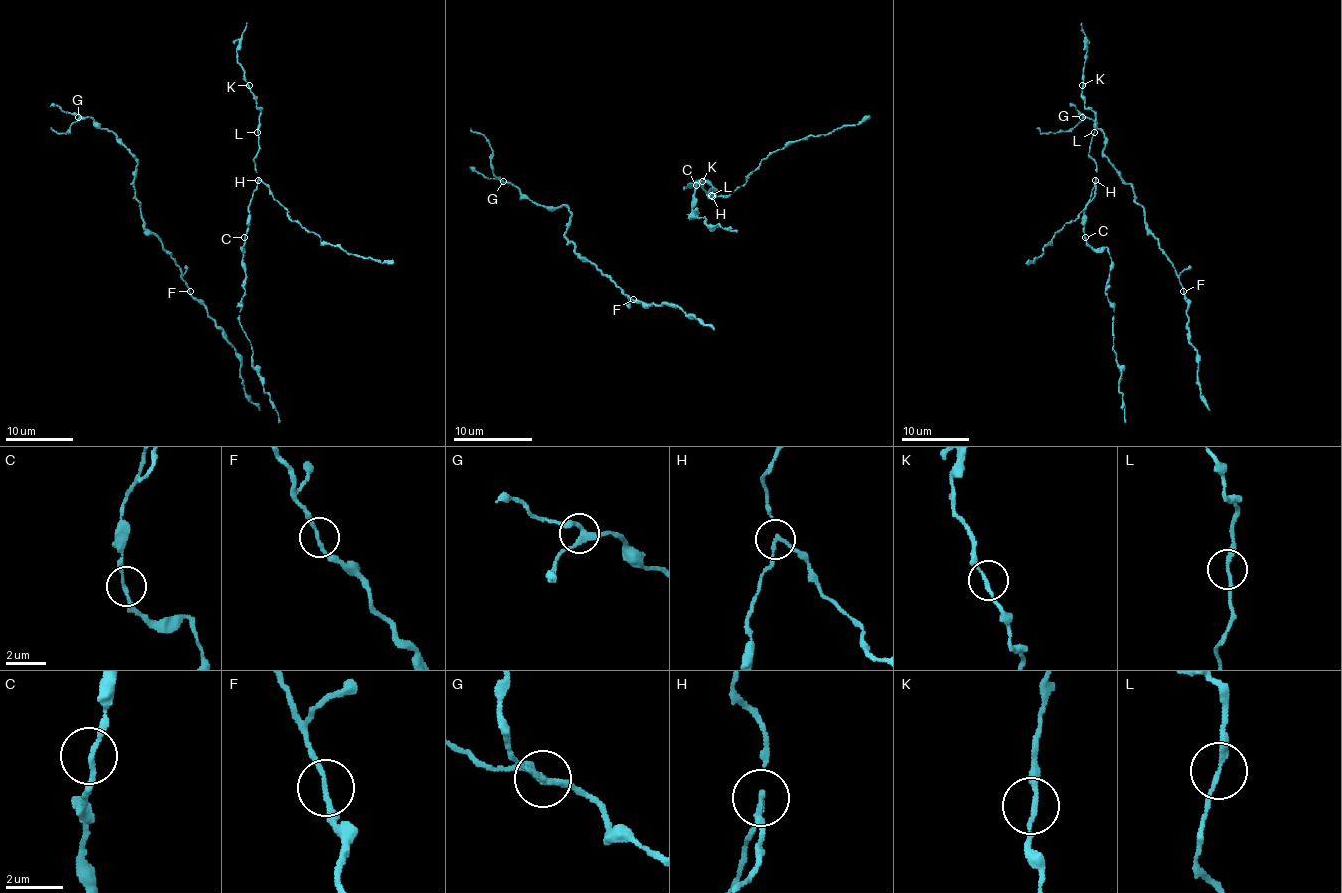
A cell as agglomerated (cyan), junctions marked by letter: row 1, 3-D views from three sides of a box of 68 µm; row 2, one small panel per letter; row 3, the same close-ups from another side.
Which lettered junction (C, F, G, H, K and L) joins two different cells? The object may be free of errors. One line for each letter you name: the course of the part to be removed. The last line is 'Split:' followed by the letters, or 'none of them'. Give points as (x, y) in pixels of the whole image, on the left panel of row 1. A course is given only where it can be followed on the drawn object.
H: (257, 179), (290, 218), (322, 242), (350, 254), (393, 261)
Split: H

